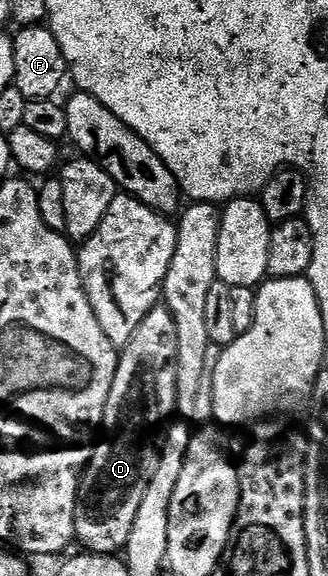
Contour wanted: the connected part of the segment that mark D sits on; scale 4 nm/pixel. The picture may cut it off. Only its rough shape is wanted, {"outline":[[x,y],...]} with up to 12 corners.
{"outline":[[175,321],[120,348],[75,539],[124,552],[177,411]]}

